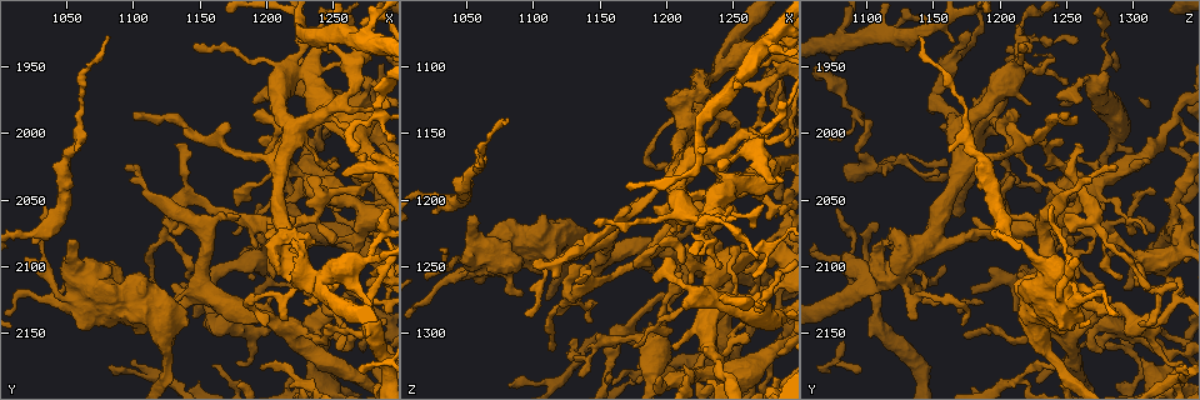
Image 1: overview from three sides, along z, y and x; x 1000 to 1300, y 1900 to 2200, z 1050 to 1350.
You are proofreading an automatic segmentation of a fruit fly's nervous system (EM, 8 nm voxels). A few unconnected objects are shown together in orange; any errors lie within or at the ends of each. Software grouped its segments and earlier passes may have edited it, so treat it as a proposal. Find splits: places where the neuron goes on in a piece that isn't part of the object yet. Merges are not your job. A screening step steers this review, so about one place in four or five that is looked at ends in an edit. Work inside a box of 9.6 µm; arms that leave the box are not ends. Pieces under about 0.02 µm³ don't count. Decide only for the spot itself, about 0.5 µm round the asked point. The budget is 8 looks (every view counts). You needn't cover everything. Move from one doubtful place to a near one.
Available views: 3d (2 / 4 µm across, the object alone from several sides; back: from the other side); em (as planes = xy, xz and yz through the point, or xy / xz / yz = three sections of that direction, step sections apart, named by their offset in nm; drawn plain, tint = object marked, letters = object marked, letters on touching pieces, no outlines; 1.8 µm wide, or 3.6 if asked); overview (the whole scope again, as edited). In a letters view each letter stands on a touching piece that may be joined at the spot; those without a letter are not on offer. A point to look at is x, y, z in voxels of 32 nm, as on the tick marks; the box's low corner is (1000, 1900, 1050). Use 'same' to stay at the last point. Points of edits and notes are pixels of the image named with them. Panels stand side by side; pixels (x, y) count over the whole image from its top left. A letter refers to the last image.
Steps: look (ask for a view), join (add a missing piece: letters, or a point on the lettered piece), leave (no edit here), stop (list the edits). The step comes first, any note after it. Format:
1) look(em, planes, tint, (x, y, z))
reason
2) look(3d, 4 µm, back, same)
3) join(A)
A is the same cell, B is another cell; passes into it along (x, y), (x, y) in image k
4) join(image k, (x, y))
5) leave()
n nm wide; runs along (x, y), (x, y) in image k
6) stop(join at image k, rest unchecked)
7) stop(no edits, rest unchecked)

look(3d, 4 µm, (1136, 2116, 1332))
an open end

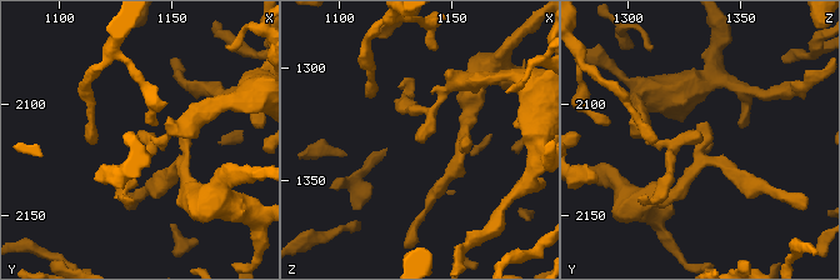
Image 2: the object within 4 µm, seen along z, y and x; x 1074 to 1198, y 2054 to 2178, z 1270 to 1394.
look(em, planes, letters, (1136, 2116, 1332))
shape alone is not enough

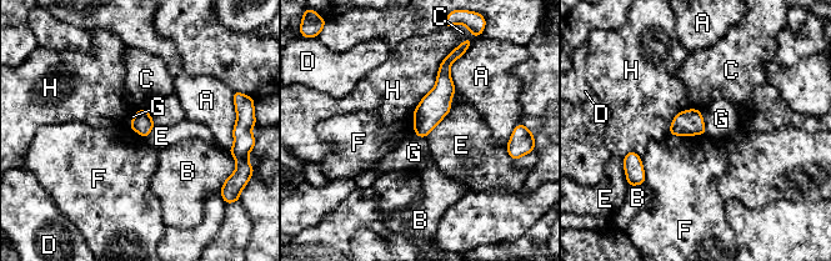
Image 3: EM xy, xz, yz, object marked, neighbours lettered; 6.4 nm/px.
leave()
140 nm wide; A, B, C, D, E, F, G and H are other cells; none of them fits

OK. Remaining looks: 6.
look(3d, 4 µm, (1232, 2170, 1306))
stops while still wide

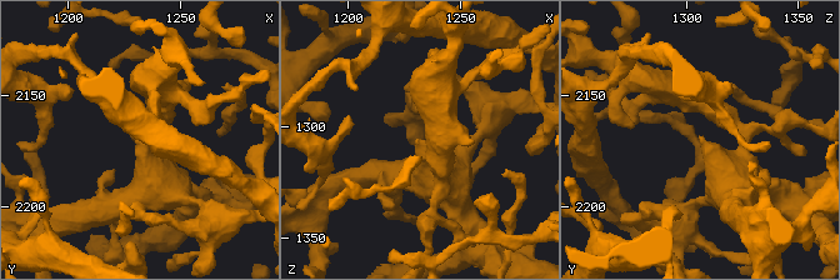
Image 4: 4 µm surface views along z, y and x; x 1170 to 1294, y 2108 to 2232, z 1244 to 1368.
look(em, 3.6 µm, planes, letters, (1230, 2170, 1306))

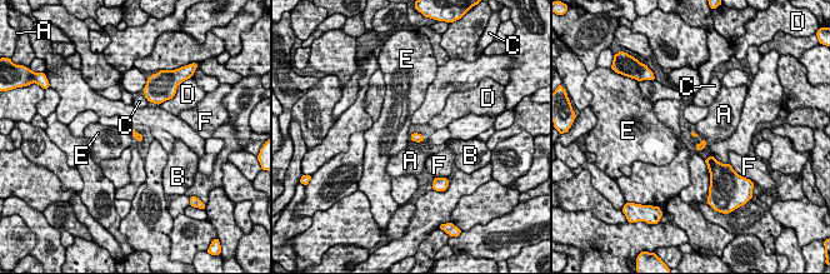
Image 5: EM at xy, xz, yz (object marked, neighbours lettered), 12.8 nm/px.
leave()
A, B, C, D, E and F are other cells; border along (703, 139), (696, 145) in image 5; no lettered piece goes on from it

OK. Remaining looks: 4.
look(3d, 4 µm, (1220, 1996, 1170))
a fork

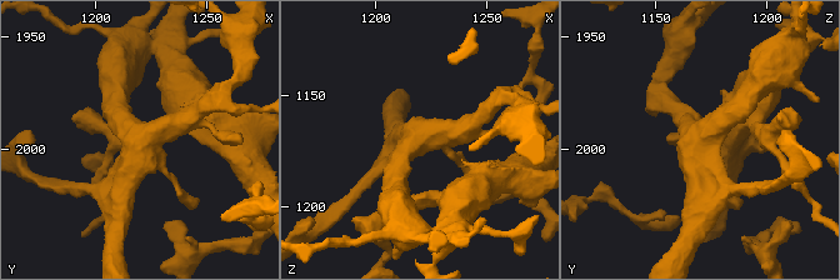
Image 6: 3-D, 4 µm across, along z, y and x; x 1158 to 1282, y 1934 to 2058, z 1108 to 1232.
look(em, planes, tint, (1219, 1996, 1171))
shape alone is not enough

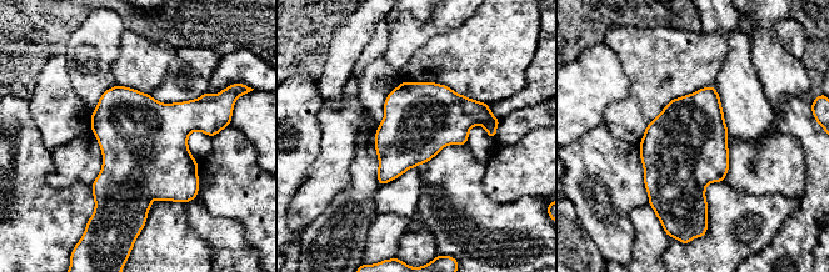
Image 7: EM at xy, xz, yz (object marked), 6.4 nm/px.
look(em, planes, letters, same)

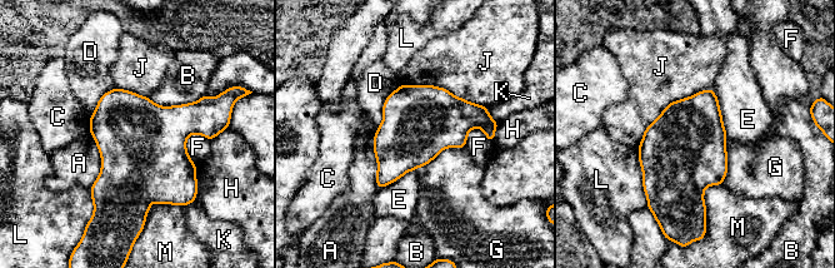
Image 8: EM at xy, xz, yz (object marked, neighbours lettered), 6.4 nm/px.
leave()
460 nm wide; A, B, C, D, E, F, G, H, J, K, L and M are other cells; border along (465, 145), (443, 149), (415, 169) in image 8; none of them fits

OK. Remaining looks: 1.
stop(no edits, rest unchecked)

